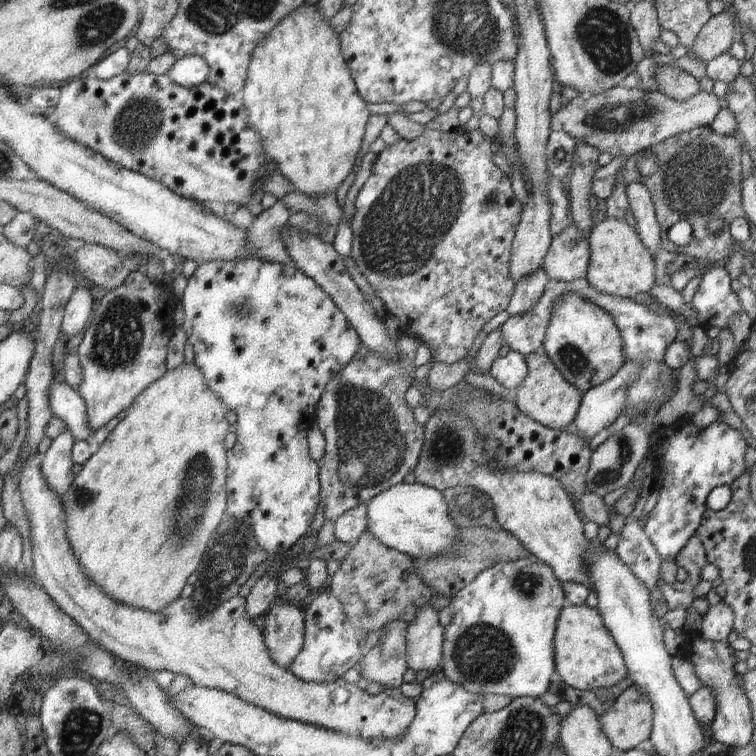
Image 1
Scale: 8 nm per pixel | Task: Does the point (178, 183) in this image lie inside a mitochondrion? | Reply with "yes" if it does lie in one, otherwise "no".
no

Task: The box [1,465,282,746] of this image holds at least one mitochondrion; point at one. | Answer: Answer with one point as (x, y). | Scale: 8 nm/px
(232, 573)

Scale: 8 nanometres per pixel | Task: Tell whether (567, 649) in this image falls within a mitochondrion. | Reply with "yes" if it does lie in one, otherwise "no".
no

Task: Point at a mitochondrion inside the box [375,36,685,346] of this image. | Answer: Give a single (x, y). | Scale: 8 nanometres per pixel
(622, 118)

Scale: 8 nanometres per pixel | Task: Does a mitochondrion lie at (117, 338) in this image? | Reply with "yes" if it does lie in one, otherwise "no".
yes

